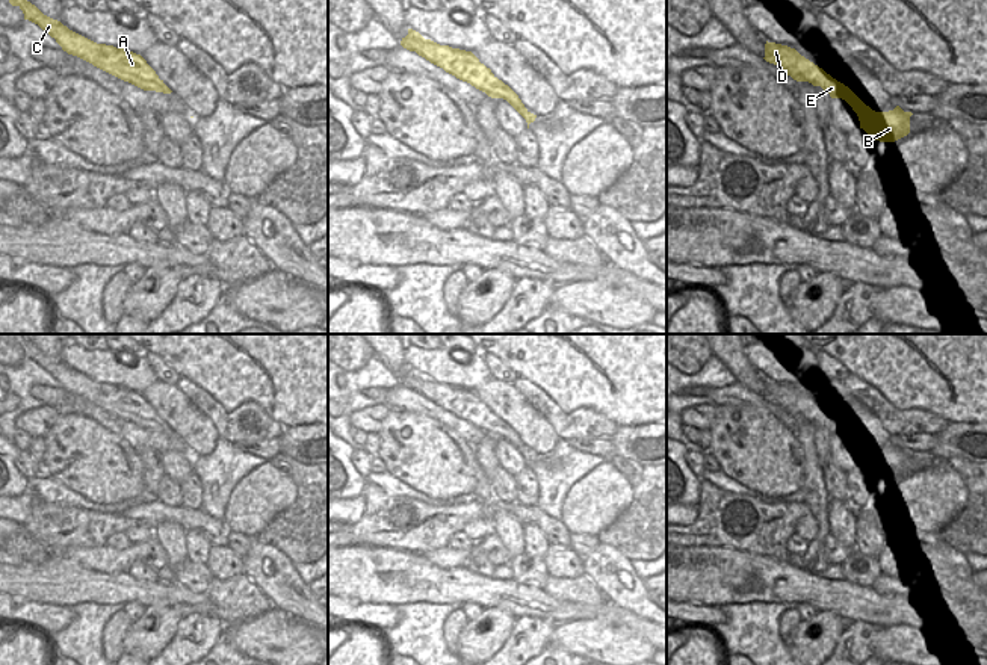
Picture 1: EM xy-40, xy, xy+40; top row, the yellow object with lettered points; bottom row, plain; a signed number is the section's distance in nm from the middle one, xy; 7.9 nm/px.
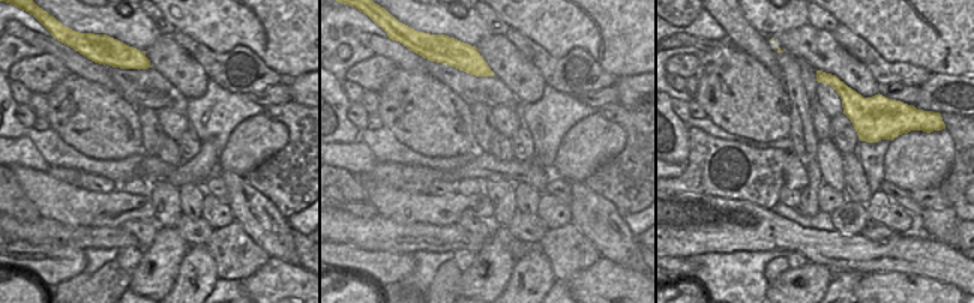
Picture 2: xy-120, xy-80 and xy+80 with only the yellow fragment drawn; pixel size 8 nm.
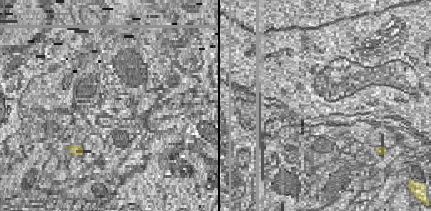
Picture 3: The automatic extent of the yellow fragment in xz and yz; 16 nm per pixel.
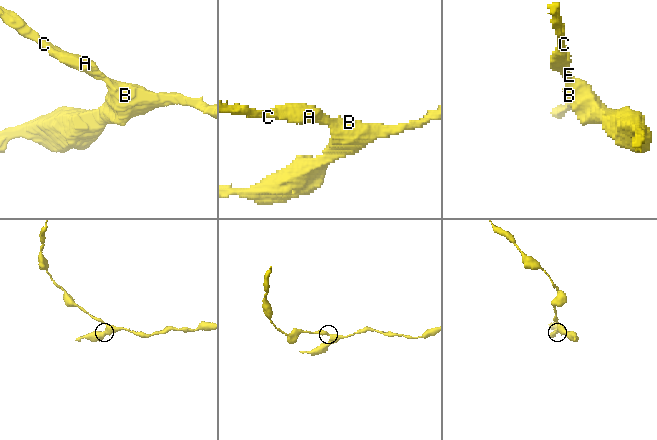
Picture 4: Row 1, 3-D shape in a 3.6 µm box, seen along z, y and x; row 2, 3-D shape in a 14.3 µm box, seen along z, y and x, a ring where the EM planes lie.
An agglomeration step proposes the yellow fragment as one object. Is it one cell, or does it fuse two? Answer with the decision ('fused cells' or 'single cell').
single cell

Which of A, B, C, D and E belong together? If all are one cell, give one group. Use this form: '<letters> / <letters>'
A B C D E

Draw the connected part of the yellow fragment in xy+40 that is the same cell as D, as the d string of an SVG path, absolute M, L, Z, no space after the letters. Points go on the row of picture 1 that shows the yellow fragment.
M766 41L763 59L780 66L794 80L821 86L831 98L845 100L857 113L860 128L874 141L895 142L910 133L911 112L904 112L899 106L889 112L872 110L848 86L833 79L795 48Z

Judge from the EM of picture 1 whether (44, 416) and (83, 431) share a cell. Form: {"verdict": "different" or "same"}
{"verdict": "different"}

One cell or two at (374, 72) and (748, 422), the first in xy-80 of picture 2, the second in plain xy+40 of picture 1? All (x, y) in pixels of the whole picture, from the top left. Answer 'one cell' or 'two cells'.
two cells

